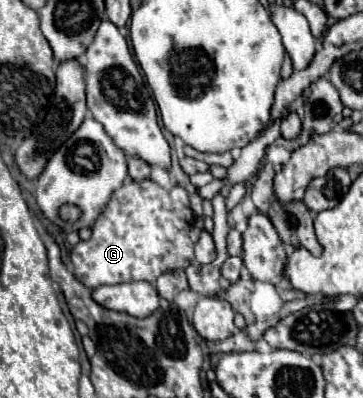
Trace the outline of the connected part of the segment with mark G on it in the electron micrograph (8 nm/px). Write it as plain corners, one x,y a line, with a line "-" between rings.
126,180
98,216
92,238
74,246
70,256
74,276
84,286
98,288
130,280
154,284
164,272
184,270
194,262
194,242
188,238
192,220
190,200
184,188
174,186
172,190
164,190
150,180

